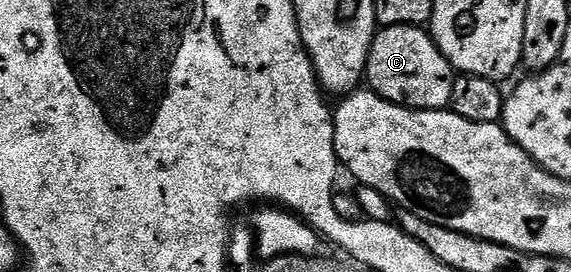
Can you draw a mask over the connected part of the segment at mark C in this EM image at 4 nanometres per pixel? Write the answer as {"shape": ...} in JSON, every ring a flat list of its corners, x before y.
{"shape":[[384,27,370,42,364,79,369,90,375,91,379,97,390,103,412,107,416,111,440,111,449,108,455,78,454,66,444,57,444,53,440,53,429,30,422,27]]}

